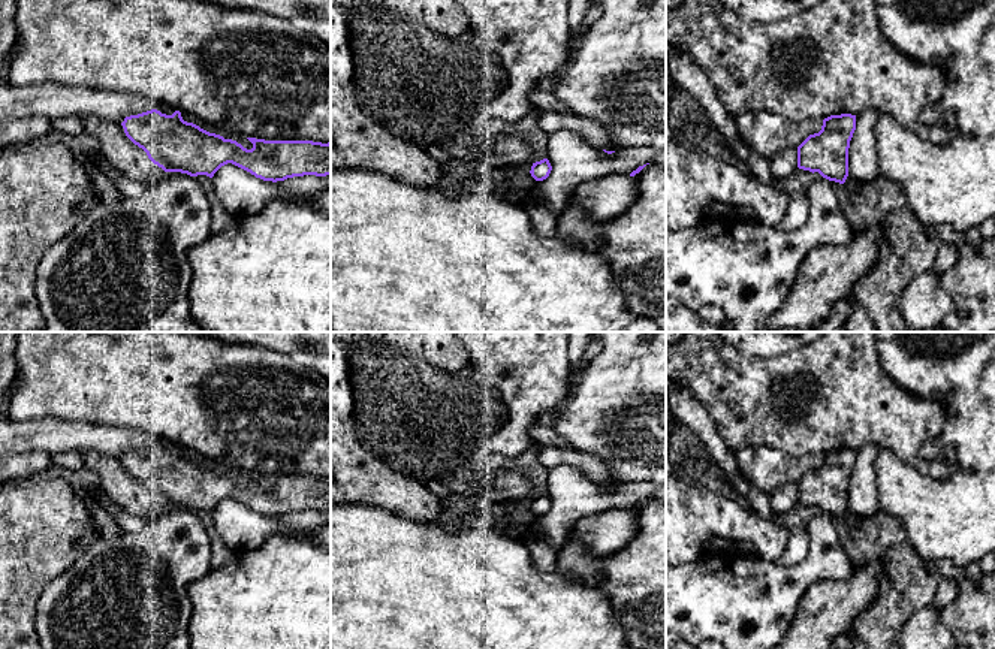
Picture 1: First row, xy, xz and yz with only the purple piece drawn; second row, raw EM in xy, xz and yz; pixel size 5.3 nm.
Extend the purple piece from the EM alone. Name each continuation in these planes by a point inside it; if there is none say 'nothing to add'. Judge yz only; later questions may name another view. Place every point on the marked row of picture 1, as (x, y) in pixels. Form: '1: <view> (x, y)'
nothing to add

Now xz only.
nothing to add

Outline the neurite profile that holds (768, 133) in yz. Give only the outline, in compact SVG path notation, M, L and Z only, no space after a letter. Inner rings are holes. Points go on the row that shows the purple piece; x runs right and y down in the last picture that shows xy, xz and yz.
M769 111L742 112L735 121L741 141L768 160L790 147L797 148L823 126L820 118L797 123Z

